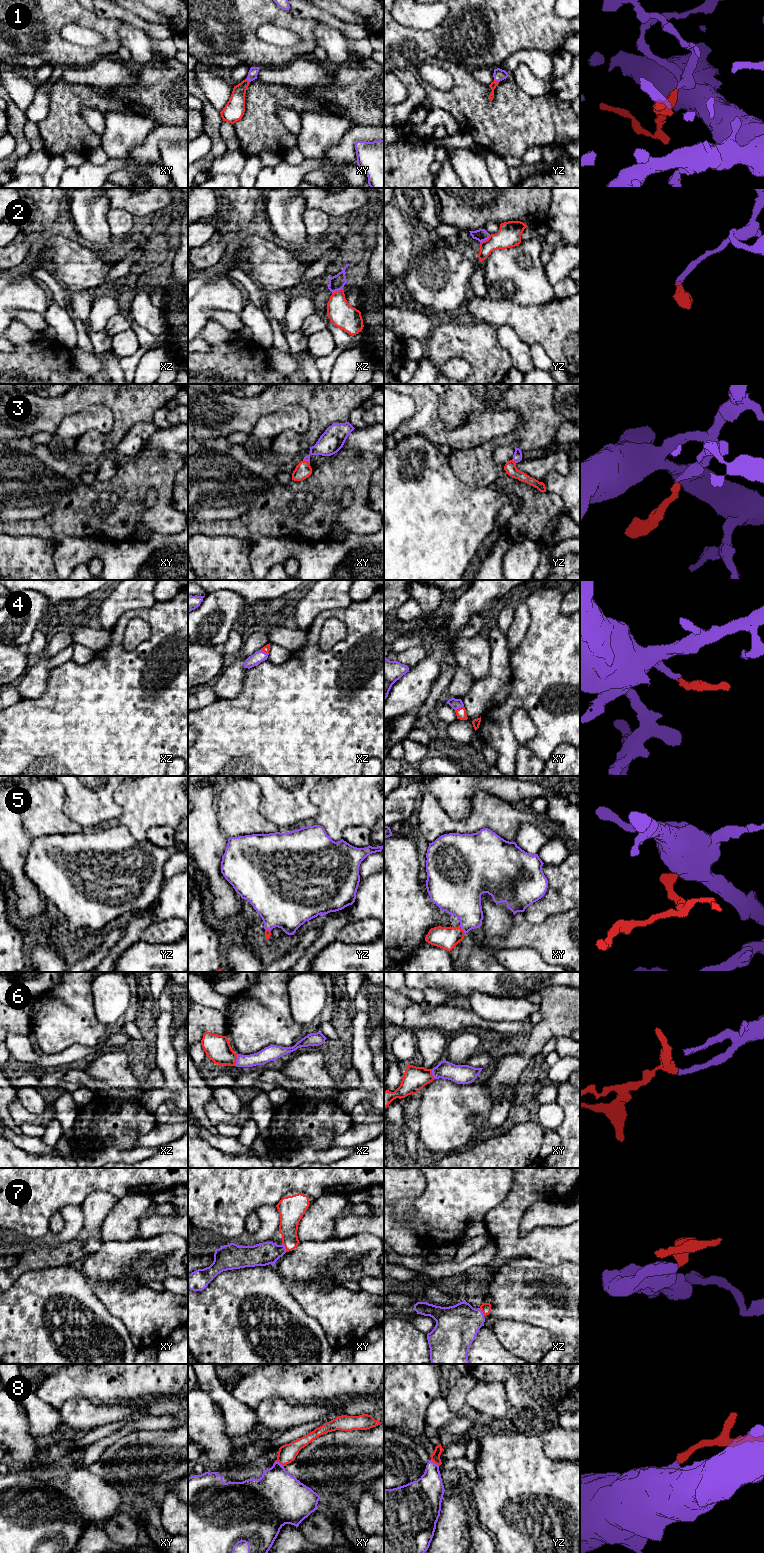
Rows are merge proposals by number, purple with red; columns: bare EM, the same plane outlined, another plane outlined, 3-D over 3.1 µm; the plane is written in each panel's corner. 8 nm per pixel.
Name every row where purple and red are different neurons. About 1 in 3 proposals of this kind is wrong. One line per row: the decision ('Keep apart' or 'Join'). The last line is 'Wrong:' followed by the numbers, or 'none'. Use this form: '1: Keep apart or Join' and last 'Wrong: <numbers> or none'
1: Join
2: Keep apart
3: Join
4: Join
5: Join
6: Join
7: Join
8: Join
Wrong: 2

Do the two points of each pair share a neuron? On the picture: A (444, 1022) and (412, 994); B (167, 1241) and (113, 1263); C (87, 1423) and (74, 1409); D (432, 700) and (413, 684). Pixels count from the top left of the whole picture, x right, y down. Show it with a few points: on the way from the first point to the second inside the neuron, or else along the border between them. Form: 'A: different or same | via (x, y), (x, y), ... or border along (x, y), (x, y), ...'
A: different | border along (402, 992), (419, 1004)
B: same | via (154, 1249), (138, 1251), (126, 1261)
C: same | via (85, 1420), (77, 1412)
D: different | border along (439, 676), (433, 683), (429, 696), (416, 713)

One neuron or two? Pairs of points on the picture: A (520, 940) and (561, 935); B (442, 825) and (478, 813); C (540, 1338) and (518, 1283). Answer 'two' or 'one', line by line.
A: one
B: one
C: two

